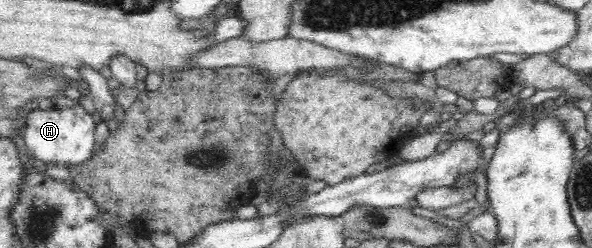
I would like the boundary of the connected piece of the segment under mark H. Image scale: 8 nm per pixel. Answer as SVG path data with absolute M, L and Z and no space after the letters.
M80 104L64 109L36 109L26 116L23 132L27 152L44 164L58 164L67 169L82 167L94 153L96 122Z

